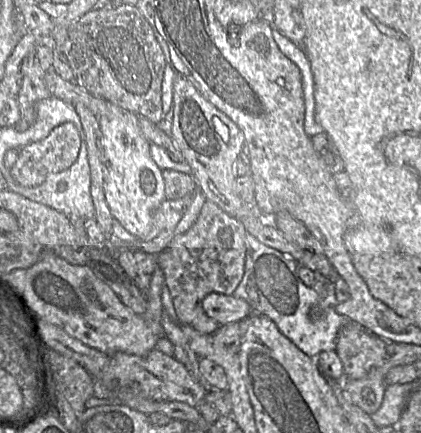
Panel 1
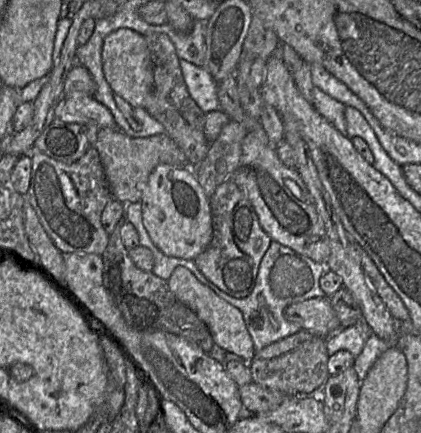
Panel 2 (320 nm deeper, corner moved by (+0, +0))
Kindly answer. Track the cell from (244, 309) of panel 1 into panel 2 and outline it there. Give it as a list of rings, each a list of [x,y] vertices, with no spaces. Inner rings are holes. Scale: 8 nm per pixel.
[[[329,297],[291,304],[284,310],[284,316],[288,321],[300,324],[302,329],[321,337],[329,337],[341,328]]]

